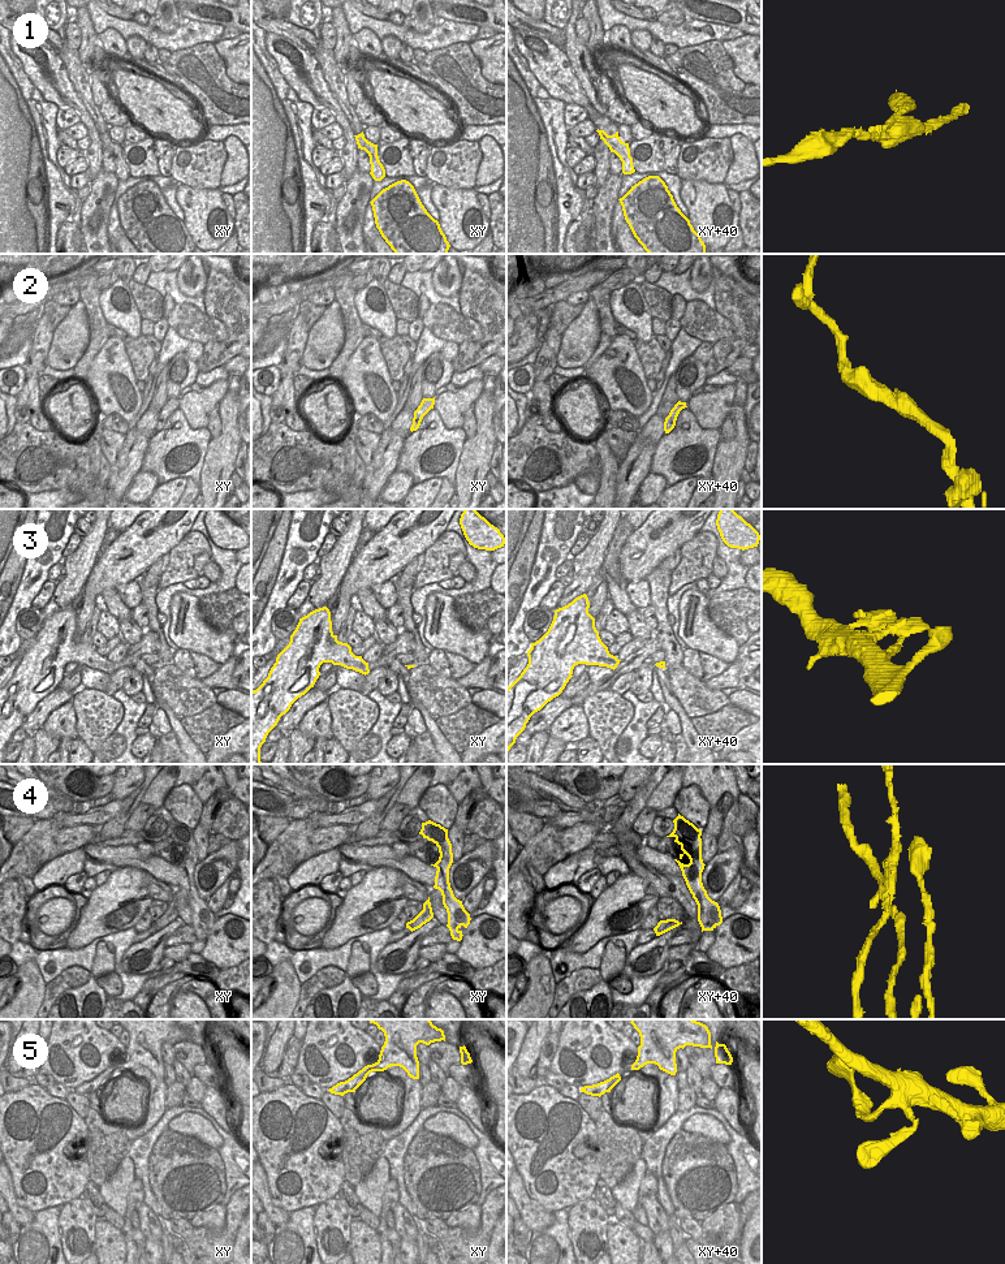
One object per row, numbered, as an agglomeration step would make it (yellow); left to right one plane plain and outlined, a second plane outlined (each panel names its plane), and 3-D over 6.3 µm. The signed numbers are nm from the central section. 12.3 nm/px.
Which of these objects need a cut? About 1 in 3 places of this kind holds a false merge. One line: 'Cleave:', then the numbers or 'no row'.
Cleave: 1, 4

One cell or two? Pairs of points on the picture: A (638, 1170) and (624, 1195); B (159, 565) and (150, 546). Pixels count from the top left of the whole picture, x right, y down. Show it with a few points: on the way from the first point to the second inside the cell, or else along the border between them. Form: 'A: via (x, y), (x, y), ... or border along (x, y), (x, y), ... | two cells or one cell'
A: via (634, 1177), (628, 1189) | one cell
B: border along (168, 552), (162, 555), (145, 572) | two cells

